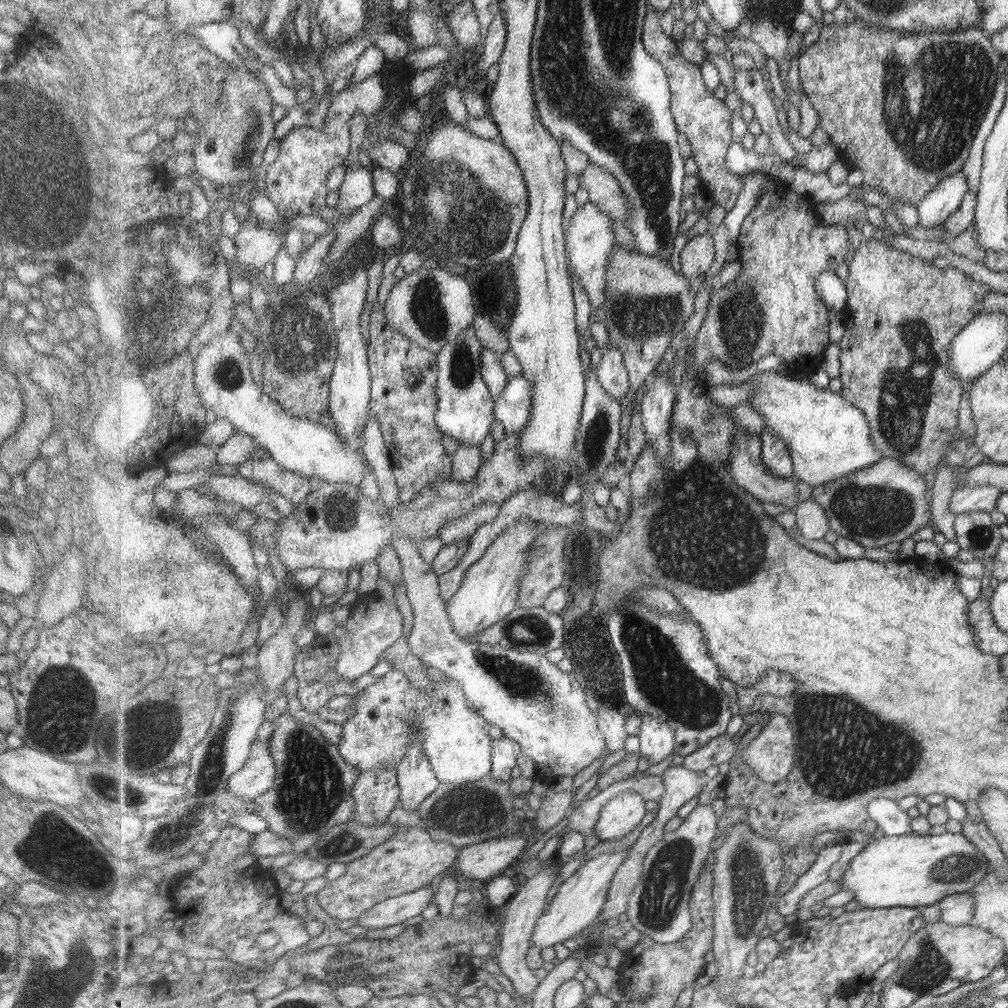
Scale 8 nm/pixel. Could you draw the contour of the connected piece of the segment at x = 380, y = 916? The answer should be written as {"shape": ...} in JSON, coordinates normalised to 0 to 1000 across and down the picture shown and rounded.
{"shape":[[[424,879],[414,885],[385,892],[373,897],[366,905],[358,909],[354,918],[366,923],[400,917],[402,913],[420,907],[420,903],[428,897],[432,886],[428,879]]]}

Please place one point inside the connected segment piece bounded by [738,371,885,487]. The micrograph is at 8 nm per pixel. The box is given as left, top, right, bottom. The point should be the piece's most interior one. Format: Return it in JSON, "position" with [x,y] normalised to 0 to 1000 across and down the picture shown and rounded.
{"position":[822,434]}

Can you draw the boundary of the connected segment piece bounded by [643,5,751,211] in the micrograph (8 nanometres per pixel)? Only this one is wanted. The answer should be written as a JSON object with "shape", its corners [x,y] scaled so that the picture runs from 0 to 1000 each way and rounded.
{"shape":[[[643,5],[644,12],[641,16],[641,21],[639,24],[639,32],[638,32],[638,39],[641,48],[643,49],[643,52],[647,54],[648,57],[651,58],[651,60],[654,60],[656,62],[656,64],[660,66],[661,71],[663,72],[664,81],[665,81],[665,88],[667,91],[667,112],[671,116],[671,122],[673,125],[673,128],[678,131],[678,133],[681,133],[683,139],[685,140],[685,145],[687,147],[686,154],[687,157],[689,159],[690,163],[693,167],[693,173],[691,174],[694,179],[696,179],[696,183],[698,183],[704,191],[707,191],[709,194],[709,198],[711,200],[711,203],[714,203],[716,206],[719,206],[719,208],[724,209],[730,202],[735,190],[735,188],[737,187],[737,182],[739,181],[739,176],[741,174],[745,174],[745,171],[737,174],[731,174],[728,172],[725,172],[723,170],[723,167],[721,167],[721,163],[719,163],[719,157],[721,157],[721,149],[723,149],[723,145],[727,143],[727,129],[725,129],[725,115],[727,115],[727,109],[725,107],[721,106],[721,103],[717,101],[717,98],[709,97],[709,93],[707,93],[706,88],[701,87],[701,84],[699,83],[697,72],[695,69],[695,64],[688,63],[688,62],[684,62],[684,60],[680,60],[680,58],[676,55],[675,48],[673,47],[673,42],[668,39],[664,34],[660,34],[660,30],[658,30],[658,26],[656,26],[656,14],[658,14],[658,11],[653,11],[651,8],[648,8],[646,5]]]}

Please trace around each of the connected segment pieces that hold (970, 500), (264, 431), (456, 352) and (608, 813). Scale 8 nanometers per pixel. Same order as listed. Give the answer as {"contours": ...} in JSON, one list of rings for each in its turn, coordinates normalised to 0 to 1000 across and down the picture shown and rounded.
{"contours":[[[[985,481],[954,482],[945,491],[942,503],[949,509],[983,508],[990,504],[990,496],[996,490],[994,484]]],[[[225,328],[213,334],[193,356],[193,385],[208,412],[229,419],[240,435],[259,441],[283,466],[313,480],[335,478],[342,483],[362,476],[367,464],[348,438],[339,437],[329,425],[285,410],[270,400],[261,385],[253,382],[247,355],[239,340],[239,335],[237,339],[237,334]]],[[[469,322],[453,333],[453,337],[443,340],[435,351],[437,371],[433,387],[436,397],[433,418],[438,427],[457,439],[474,443],[479,440],[489,423],[489,415],[492,415],[491,394],[478,374],[478,347],[480,341],[473,335]]],[[[622,785],[612,789],[598,801],[589,826],[598,836],[626,827],[643,807],[640,796],[634,787]]]]}

